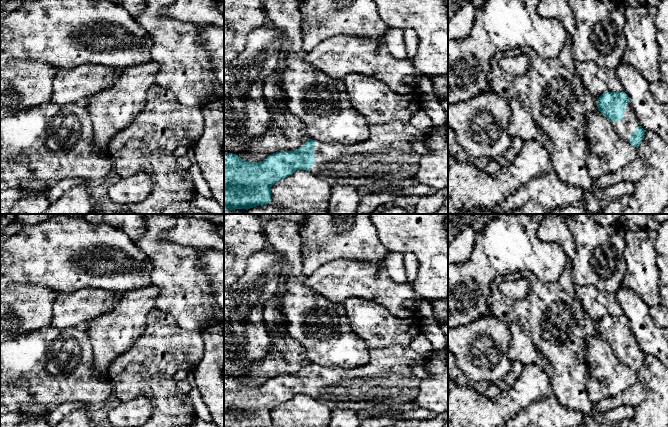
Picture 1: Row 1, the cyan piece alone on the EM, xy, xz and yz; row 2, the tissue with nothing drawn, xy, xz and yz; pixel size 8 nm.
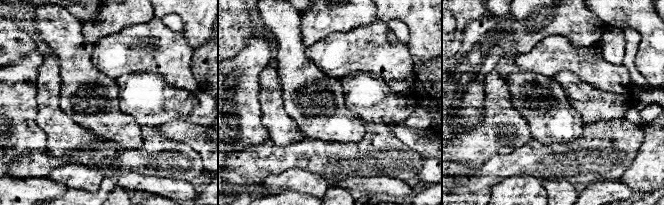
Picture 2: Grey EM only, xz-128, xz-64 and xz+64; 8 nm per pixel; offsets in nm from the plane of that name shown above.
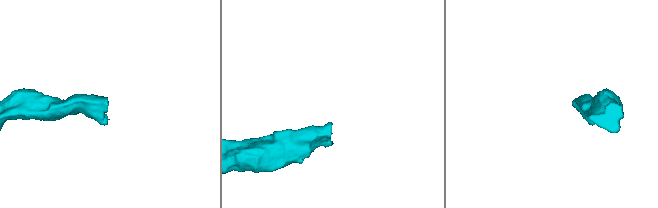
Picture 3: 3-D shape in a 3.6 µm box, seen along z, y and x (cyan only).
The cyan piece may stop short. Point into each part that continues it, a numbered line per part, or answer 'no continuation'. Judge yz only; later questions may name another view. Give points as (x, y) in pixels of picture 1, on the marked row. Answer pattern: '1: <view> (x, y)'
1: yz (628, 124)

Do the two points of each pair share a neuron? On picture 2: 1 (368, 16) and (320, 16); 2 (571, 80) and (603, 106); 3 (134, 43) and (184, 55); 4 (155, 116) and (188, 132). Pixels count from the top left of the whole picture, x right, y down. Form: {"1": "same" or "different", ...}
{"1": "same", "2": "same", "3": "same", "4": "different"}

